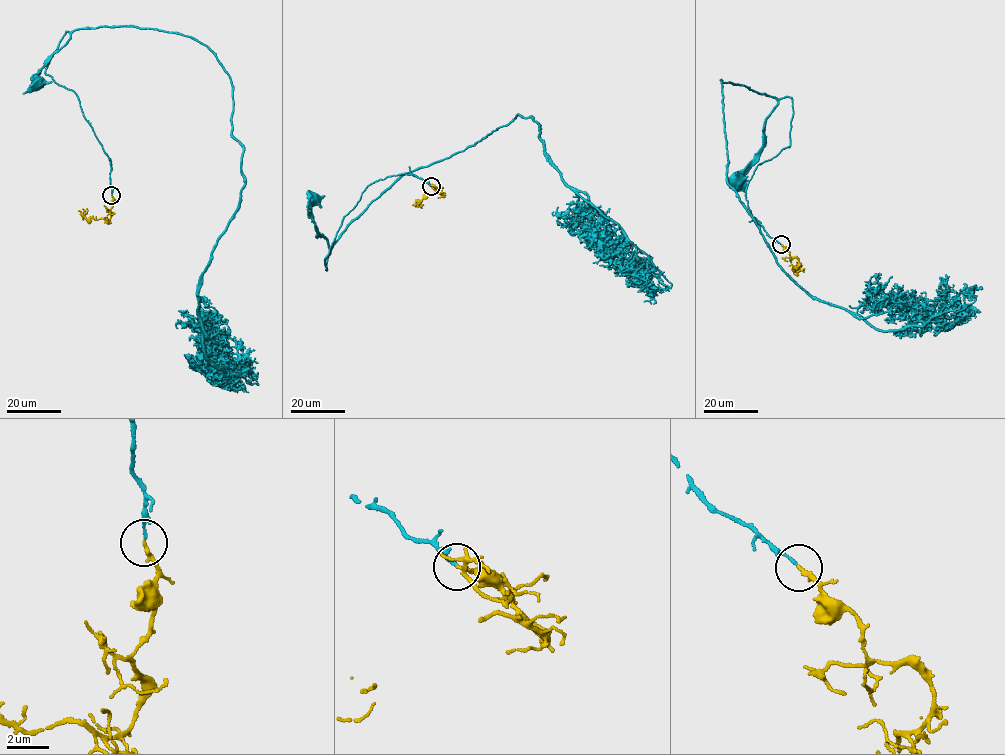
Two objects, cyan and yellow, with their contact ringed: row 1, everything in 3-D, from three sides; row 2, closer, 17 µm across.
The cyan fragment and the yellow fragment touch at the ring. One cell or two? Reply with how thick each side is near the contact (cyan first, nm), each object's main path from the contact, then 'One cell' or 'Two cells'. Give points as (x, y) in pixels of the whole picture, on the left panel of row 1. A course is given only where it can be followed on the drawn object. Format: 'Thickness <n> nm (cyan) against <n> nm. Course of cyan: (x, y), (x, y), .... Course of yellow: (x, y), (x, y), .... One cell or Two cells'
Thickness 100 nm (cyan) against 180 nm. Course of cyan: (112, 194), (109, 158), (76, 93), (45, 73), (66, 31), (70, 37), (36, 76), (37, 82). Course of yellow: (112, 194), (109, 219), (87, 219), (86, 212), (82, 208). One cell

